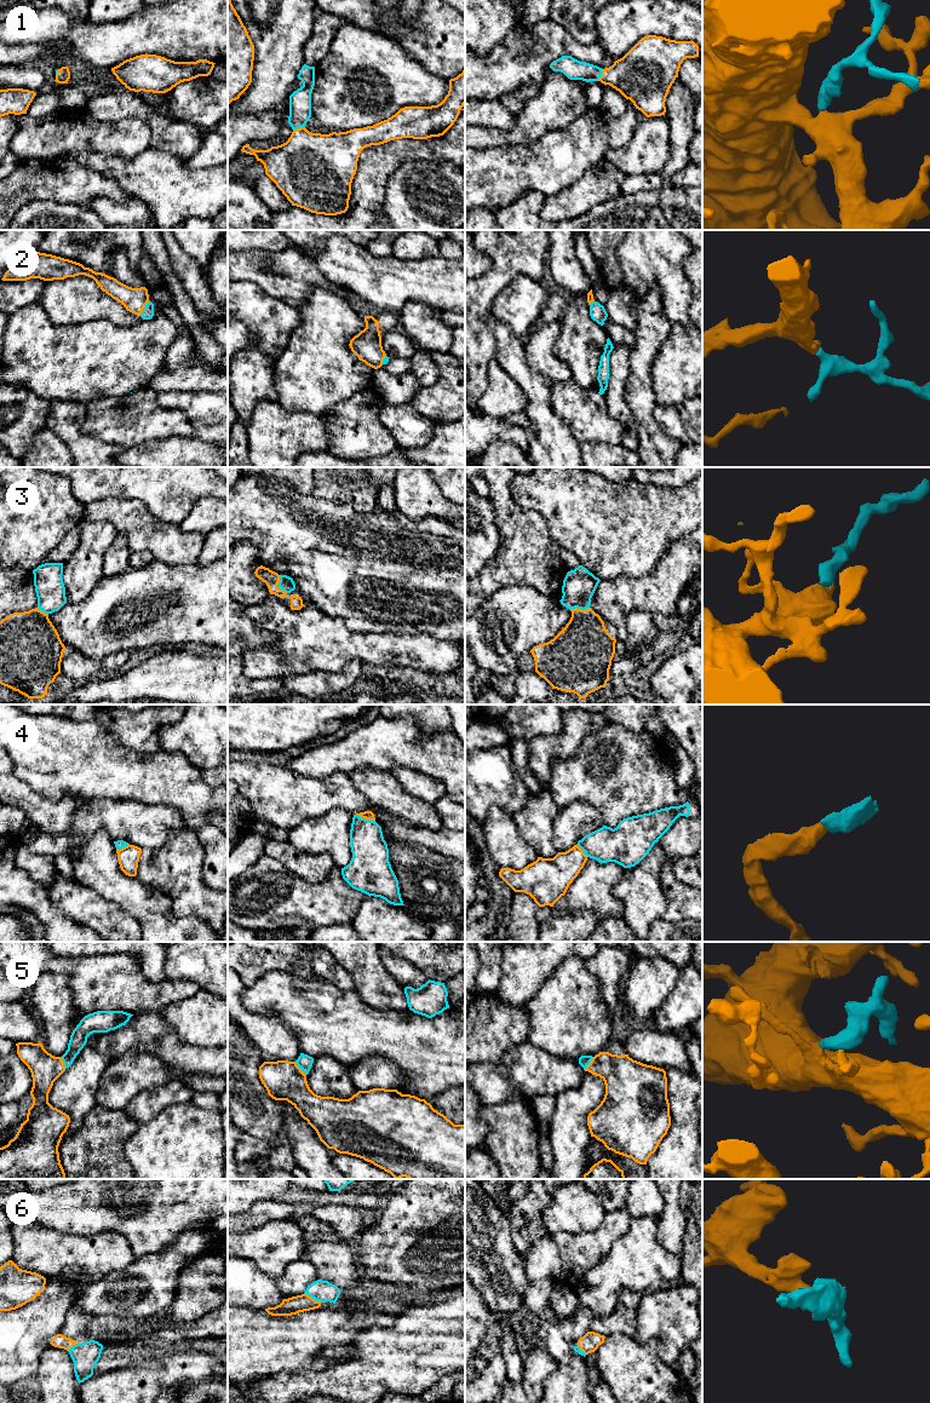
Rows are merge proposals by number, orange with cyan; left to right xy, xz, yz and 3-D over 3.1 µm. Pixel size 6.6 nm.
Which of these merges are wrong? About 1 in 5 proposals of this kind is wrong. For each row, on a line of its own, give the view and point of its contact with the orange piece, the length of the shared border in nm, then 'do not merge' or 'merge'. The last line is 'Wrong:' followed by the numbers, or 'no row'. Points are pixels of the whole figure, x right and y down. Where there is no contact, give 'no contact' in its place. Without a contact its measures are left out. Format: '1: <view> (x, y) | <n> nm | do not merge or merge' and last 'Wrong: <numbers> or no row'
1: xz (298, 128) | 90 nm | merge
2: xy (144, 306) | 120 nm | merge
3: xz (277, 584) | 140 nm | merge
4: xz (366, 818) | 140 nm | merge
5: xz (300, 1069) | 120 nm | merge
6: xz (311, 1298) | 130 nm | merge
Wrong: no row

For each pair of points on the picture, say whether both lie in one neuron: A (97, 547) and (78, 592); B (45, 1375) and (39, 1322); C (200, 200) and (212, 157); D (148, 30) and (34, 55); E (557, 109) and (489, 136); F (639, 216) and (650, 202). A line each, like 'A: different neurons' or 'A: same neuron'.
A: same neuron
B: different neurons
C: different neurons
D: different neurons
E: same neuron
F: same neuron

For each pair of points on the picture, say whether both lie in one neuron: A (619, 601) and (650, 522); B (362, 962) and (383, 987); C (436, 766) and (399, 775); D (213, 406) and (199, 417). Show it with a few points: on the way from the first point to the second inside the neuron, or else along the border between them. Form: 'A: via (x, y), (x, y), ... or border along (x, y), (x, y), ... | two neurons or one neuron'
A: border along (655, 565), (638, 576), (619, 575), (601, 580) | two neurons
B: via (366, 969), (377, 981) | one neuron
C: border along (389, 771), (395, 766), (411, 768), (443, 785) | two neurons
D: via (210, 408), (202, 413) | one neuron

